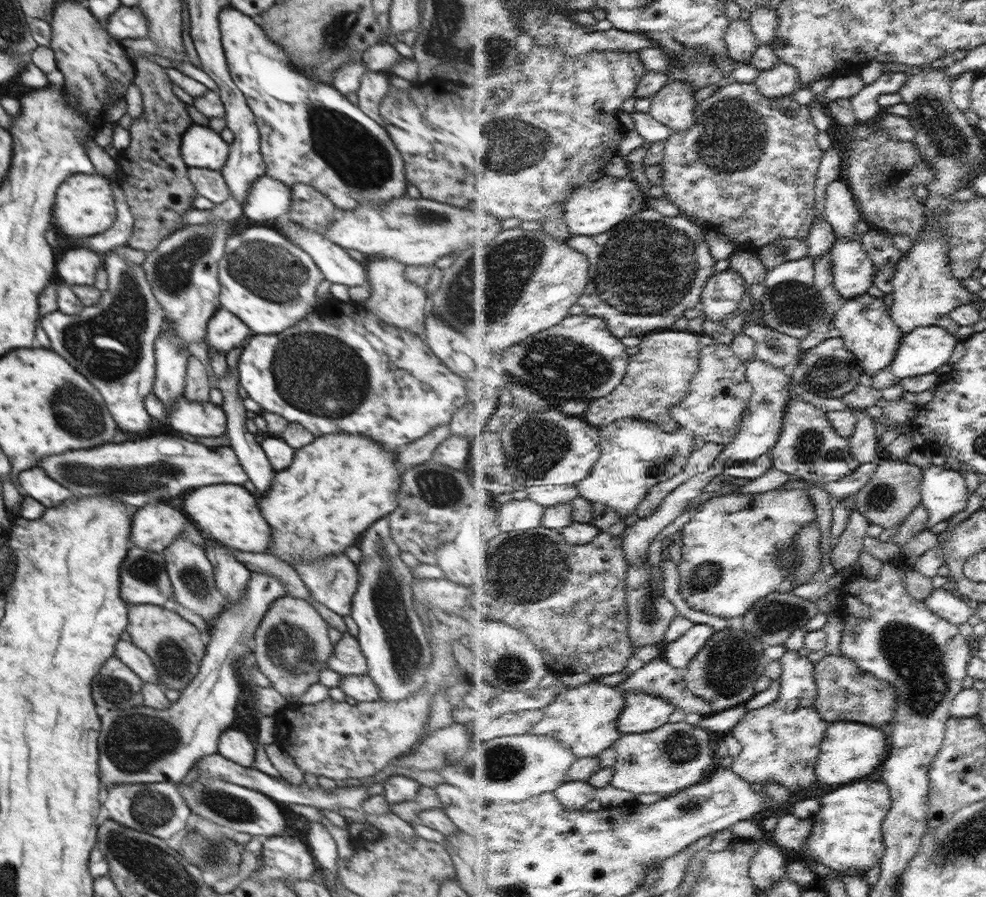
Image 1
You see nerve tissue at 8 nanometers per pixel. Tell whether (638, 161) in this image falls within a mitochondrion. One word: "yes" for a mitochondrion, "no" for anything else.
no

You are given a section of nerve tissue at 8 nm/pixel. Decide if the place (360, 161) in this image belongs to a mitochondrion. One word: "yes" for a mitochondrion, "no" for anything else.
yes

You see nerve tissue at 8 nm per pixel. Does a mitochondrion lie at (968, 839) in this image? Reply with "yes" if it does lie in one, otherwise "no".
yes

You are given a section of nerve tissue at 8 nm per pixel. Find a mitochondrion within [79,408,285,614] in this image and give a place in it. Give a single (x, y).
(193, 580)

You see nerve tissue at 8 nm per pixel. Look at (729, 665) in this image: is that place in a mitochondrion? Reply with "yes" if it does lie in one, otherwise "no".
yes

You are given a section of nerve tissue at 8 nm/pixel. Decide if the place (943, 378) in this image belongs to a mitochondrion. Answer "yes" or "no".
no

